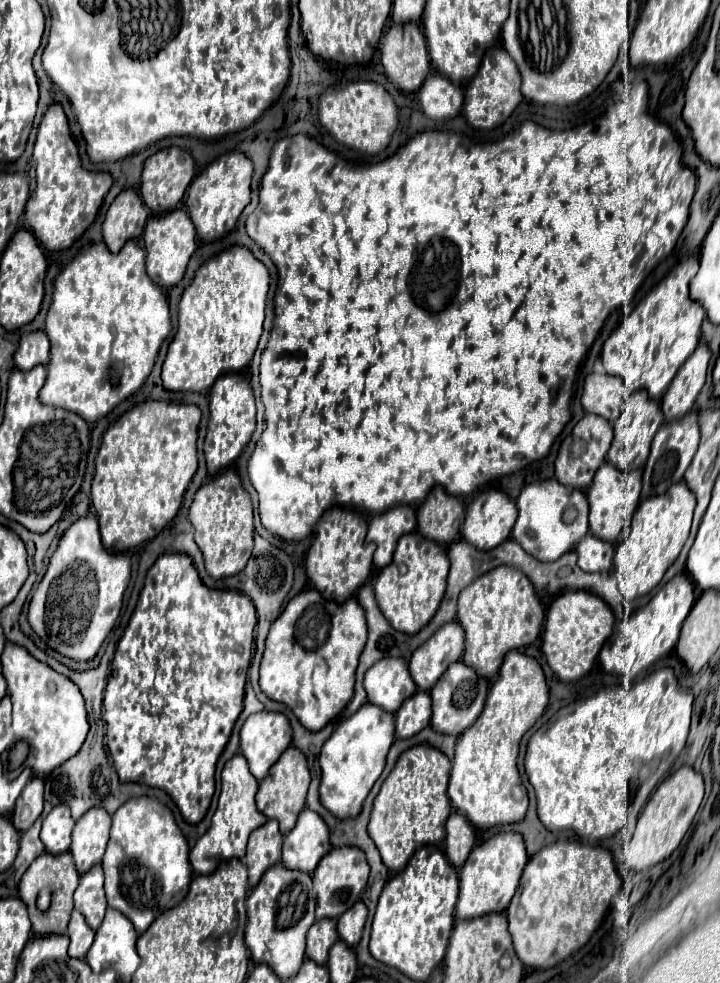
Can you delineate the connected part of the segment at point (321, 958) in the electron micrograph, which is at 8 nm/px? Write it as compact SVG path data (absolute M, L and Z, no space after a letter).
M319 920L311 926L307 934L307 958L315 960L317 964L325 964L331 946L339 940L335 932L335 920Z

